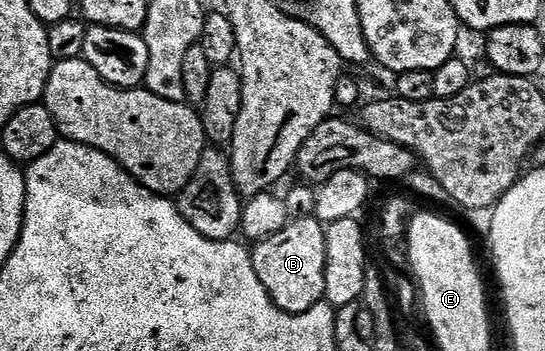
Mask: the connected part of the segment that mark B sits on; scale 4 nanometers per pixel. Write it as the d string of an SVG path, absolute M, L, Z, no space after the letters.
M316 217L301 219L298 223L290 222L281 232L277 232L267 239L258 242L251 251L253 264L263 281L263 285L269 290L269 295L277 304L293 315L302 315L304 311L310 311L318 303L325 299L327 289L327 277L325 270L328 265L328 243L326 224Z

